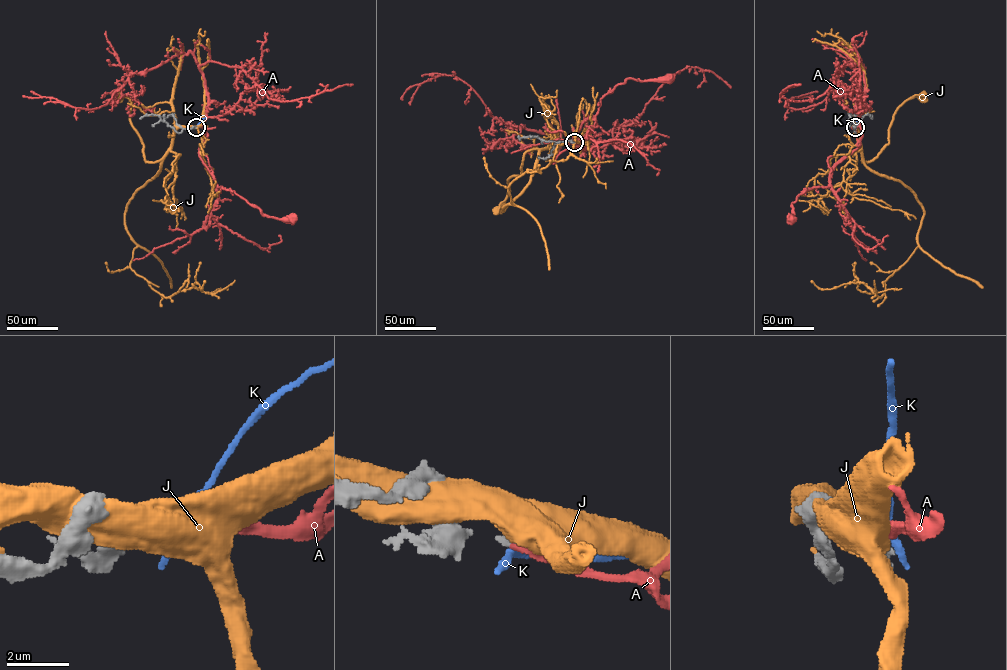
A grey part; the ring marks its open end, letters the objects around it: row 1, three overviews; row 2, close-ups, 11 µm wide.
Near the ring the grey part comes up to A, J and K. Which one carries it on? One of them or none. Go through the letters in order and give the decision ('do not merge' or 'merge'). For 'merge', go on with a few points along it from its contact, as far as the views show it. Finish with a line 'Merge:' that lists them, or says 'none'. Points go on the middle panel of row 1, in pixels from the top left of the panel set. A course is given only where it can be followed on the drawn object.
A: merge; course (574, 142), (585, 149), (577, 146), (577, 130), (596, 114), (600, 99), (616, 85), (630, 78), (670, 77)
J: do not merge
K: do not merge
Merge: A

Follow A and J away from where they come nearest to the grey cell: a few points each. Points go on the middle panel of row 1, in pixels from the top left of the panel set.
A: (574, 142), (585, 149), (577, 146), (577, 130), (596, 114), (600, 99), (616, 85), (630, 78), (670, 77)
J: (574, 142), (542, 149), (529, 183), (503, 211), (515, 205), (508, 191), (514, 180), (572, 154), (583, 98)

